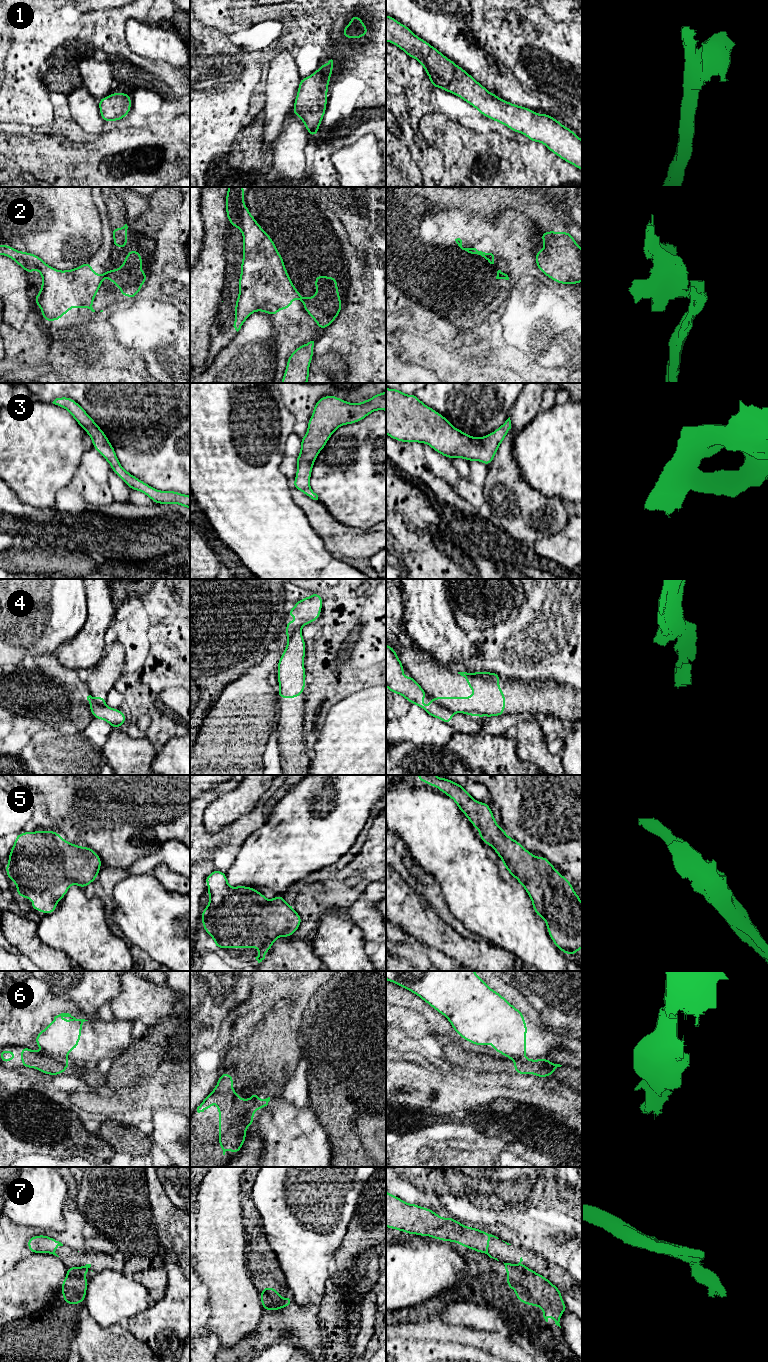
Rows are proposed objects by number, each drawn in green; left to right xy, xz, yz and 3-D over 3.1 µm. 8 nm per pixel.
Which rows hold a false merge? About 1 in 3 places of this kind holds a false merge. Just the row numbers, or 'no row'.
2, 4, 6, 7

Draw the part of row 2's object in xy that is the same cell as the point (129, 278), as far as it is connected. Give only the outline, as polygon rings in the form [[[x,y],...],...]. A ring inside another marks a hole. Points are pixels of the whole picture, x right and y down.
[[[129,250],[129,254],[123,259],[123,265],[114,270],[107,270],[106,276],[121,289],[120,294],[123,297],[128,295],[129,299],[132,299],[141,291],[147,274],[141,270],[142,256],[138,251]]]

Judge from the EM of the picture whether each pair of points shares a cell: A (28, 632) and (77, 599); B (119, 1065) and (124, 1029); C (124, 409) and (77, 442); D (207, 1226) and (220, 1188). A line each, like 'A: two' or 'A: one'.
A: one
B: two
C: two
D: one

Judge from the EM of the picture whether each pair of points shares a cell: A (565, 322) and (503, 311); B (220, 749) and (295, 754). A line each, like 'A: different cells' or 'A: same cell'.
A: same cell
B: different cells

